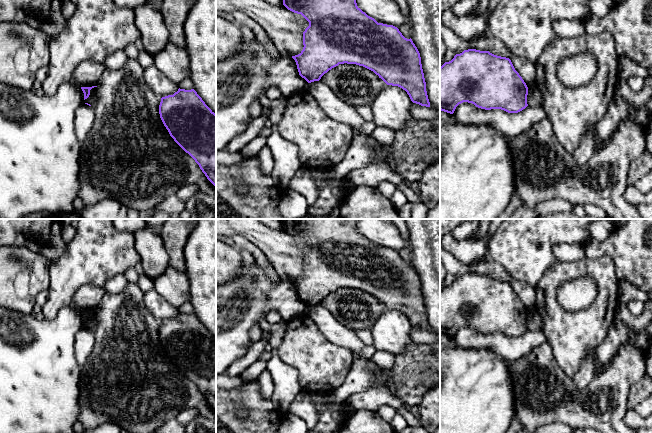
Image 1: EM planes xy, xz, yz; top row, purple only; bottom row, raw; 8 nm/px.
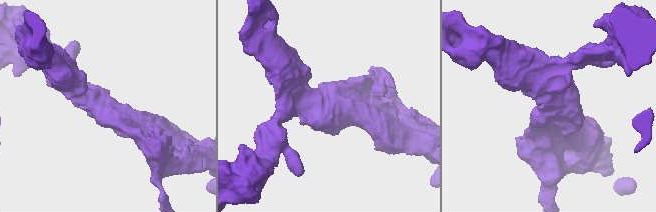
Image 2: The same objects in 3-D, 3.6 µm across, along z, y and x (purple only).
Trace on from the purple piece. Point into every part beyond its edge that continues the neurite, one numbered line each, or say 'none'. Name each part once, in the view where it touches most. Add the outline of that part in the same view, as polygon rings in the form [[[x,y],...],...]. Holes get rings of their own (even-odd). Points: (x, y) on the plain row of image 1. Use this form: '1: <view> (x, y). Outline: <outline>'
none

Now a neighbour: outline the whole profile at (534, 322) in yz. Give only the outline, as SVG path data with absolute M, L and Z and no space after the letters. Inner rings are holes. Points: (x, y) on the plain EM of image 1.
M534 309L528 312L528 319L527 319L527 328L530 331L538 331L542 330L542 318L539 313Z

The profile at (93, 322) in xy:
M94 311L90 314L90 319L87 323L84 324L84 327L88 327L92 331L94 331L97 328L98 323L99 323L98 313L97 311Z

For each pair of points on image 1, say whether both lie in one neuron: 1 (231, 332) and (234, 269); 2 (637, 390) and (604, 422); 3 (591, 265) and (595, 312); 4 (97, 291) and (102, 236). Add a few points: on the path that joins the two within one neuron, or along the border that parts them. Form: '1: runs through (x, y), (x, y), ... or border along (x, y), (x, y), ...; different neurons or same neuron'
1: border along (242, 268), (237, 277), (226, 283); different neurons
2: border along (640, 380), (635, 382), (629, 390), (627, 408); different neurons
3: runs through (603, 277), (603, 300); same neuron
4: border along (103, 286), (83, 285), (75, 293); different neurons

